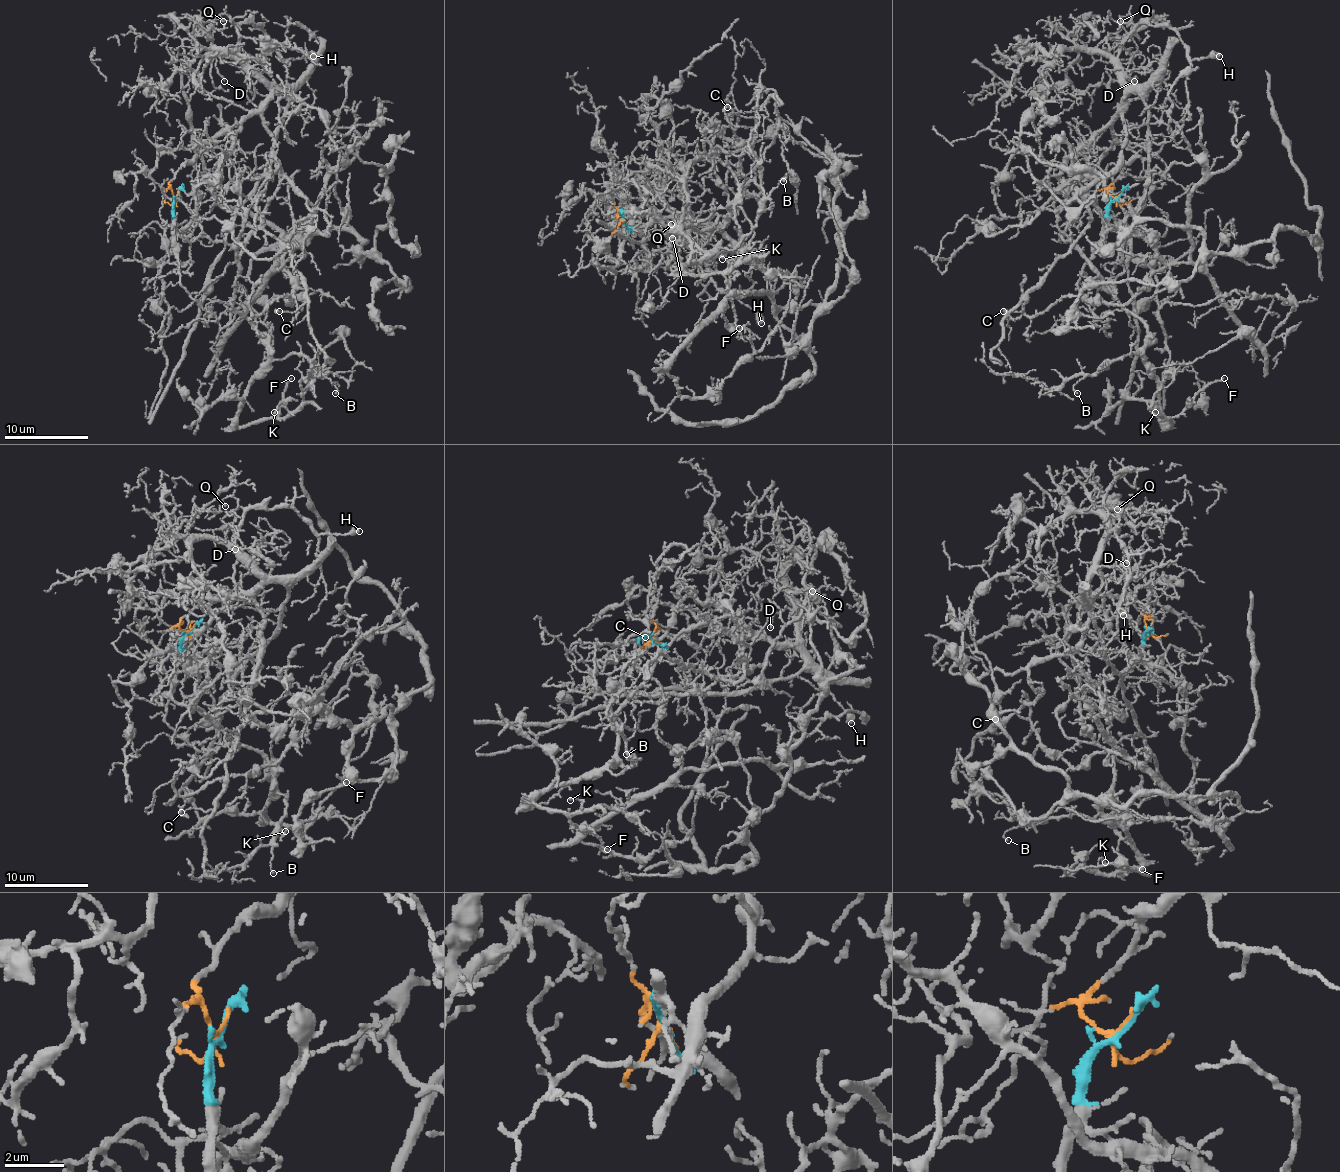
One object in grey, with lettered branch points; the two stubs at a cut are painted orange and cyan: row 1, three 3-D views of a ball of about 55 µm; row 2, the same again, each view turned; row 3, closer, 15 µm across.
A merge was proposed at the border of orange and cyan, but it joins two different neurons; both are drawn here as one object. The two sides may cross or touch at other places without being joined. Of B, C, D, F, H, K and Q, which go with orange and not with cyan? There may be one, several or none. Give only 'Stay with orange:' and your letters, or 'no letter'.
Stay with orange: C, D, H, Q

